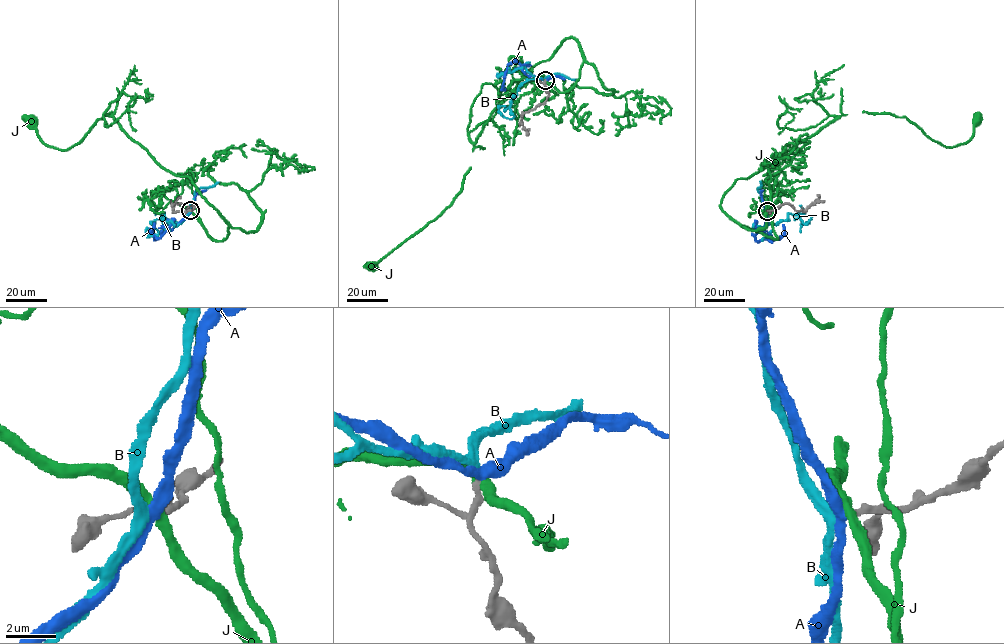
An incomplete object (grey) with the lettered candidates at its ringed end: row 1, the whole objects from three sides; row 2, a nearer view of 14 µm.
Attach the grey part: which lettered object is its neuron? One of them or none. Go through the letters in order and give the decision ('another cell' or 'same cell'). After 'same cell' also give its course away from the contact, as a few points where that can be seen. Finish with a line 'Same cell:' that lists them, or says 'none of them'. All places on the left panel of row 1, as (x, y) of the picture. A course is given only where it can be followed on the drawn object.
A: another cell
B: same cell | via (190, 210), (181, 223), (170, 223), (161, 213), (161, 220), (167, 223), (163, 217), (151, 223), (159, 231)
J: another cell
Same cell: B

